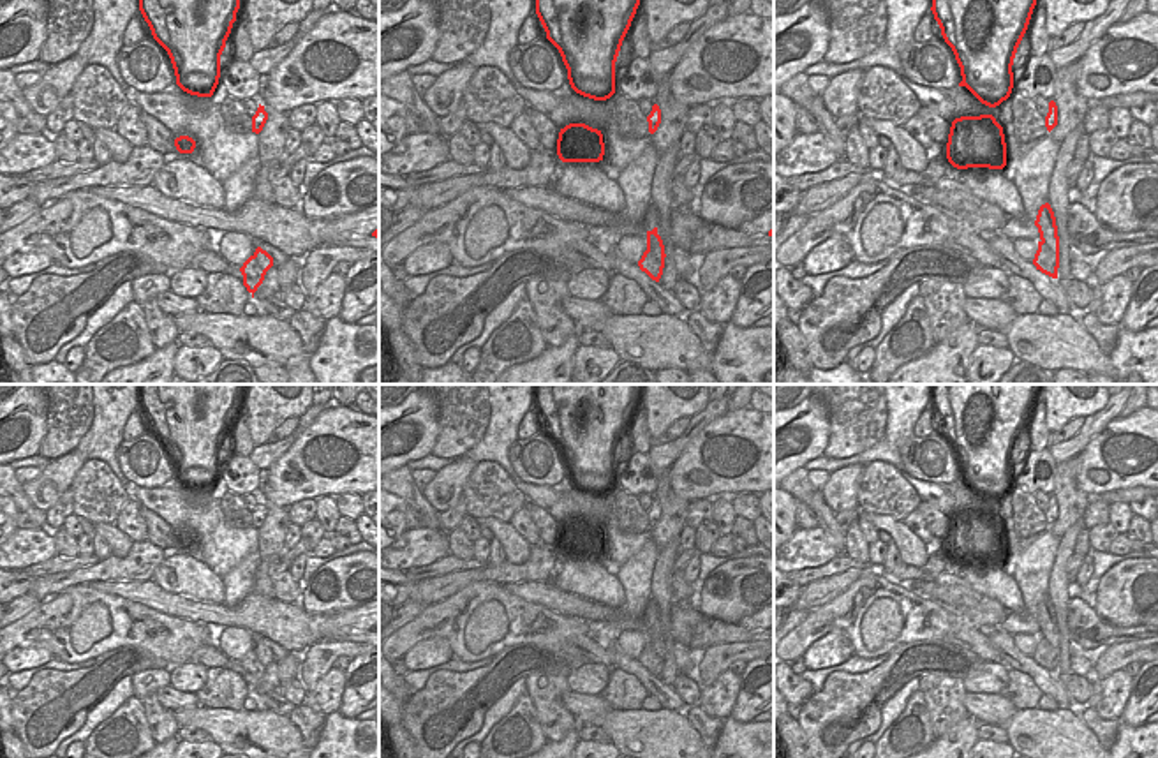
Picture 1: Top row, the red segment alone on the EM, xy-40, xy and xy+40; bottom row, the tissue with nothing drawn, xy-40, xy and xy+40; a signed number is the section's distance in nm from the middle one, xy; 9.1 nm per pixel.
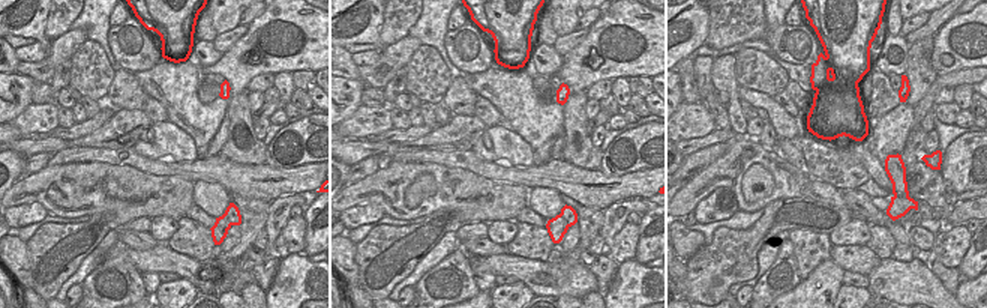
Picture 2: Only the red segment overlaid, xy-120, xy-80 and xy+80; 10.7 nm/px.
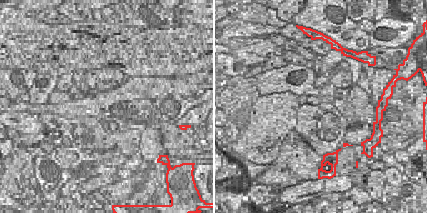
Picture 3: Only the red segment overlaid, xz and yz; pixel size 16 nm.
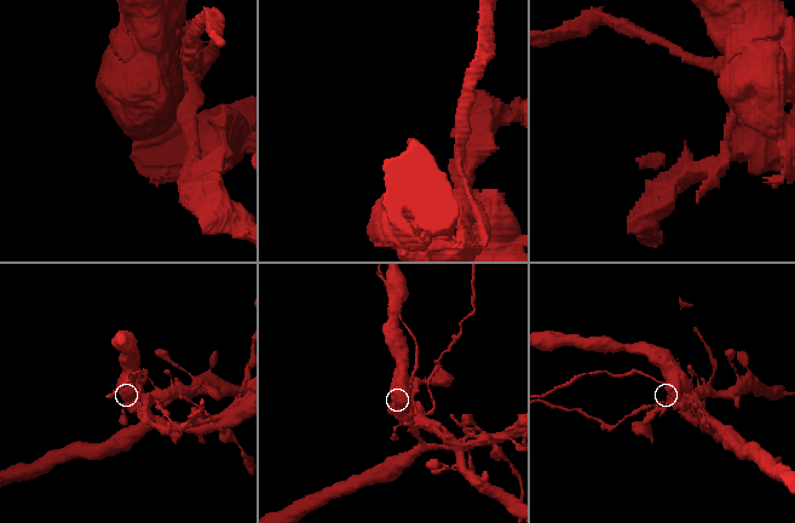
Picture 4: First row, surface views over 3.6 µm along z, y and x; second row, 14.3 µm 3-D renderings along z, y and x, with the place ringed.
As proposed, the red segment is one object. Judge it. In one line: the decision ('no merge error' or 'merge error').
merge error

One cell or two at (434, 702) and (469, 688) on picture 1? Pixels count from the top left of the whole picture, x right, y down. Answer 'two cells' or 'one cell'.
one cell

